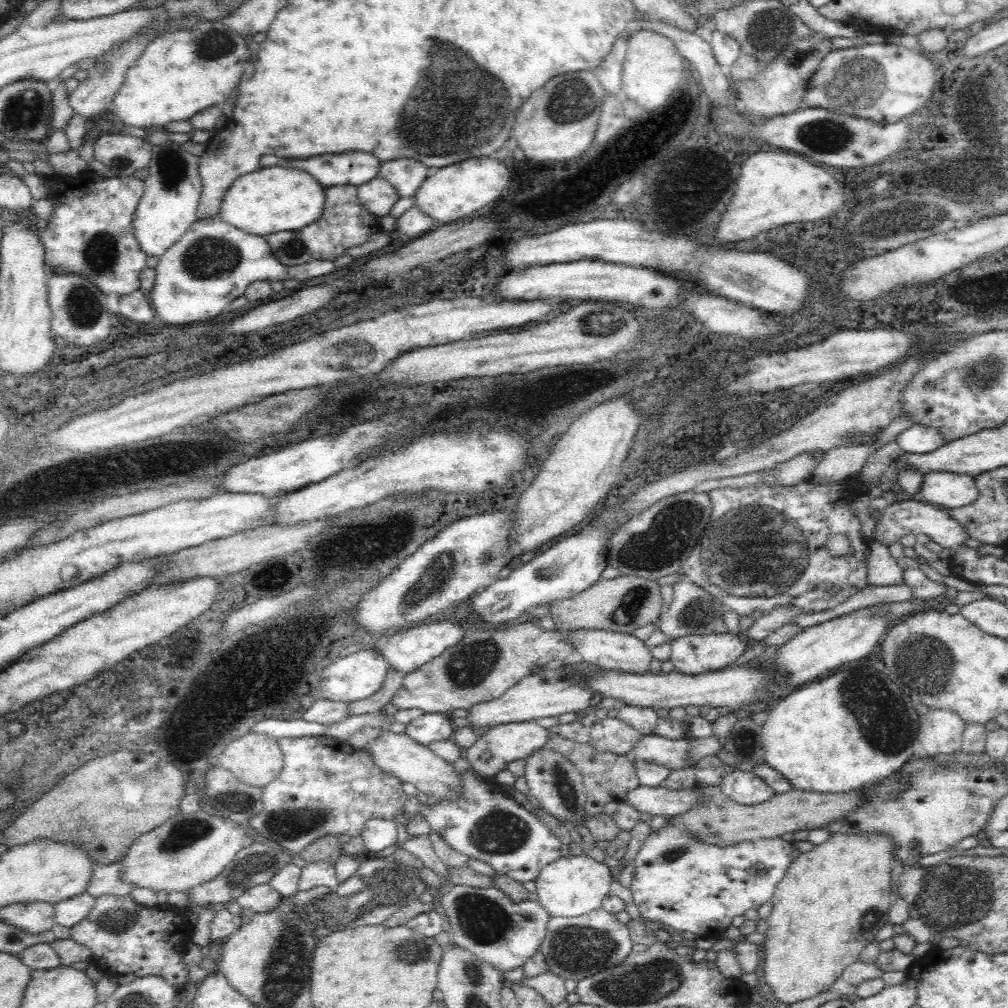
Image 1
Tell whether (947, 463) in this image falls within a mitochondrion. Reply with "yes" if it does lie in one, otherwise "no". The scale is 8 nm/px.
no

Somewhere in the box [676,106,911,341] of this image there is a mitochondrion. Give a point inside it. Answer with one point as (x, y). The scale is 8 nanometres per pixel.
(828, 134)

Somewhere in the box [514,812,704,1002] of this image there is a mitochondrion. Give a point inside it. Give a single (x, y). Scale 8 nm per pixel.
(576, 948)

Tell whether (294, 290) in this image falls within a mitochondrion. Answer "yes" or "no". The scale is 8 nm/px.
no

